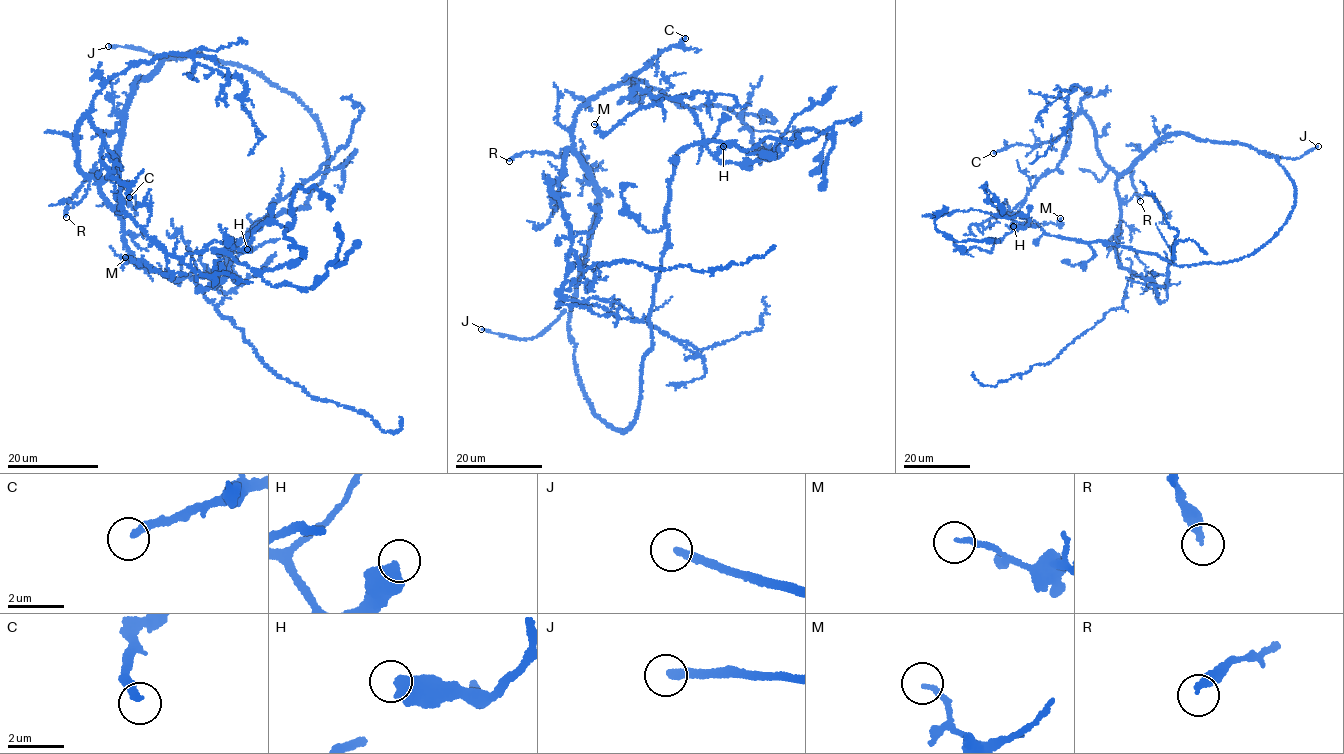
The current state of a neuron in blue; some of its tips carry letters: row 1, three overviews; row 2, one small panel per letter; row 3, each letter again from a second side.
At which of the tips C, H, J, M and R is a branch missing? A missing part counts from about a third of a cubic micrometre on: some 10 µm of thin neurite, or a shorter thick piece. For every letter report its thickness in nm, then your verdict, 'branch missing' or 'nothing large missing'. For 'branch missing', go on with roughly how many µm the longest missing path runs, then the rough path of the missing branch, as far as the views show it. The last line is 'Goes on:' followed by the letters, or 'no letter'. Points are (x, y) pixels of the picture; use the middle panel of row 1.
C: calibre 280 nm; branch missing; missing 8 µm; course (685, 38), (703, 46)
H: calibre 600 nm; nothing large missing
J: calibre 280 nm; branch missing; missing 60 µm
M: calibre 160 nm; nothing large missing
R: calibre 300 nm; nothing large missing
Goes on: C, J

